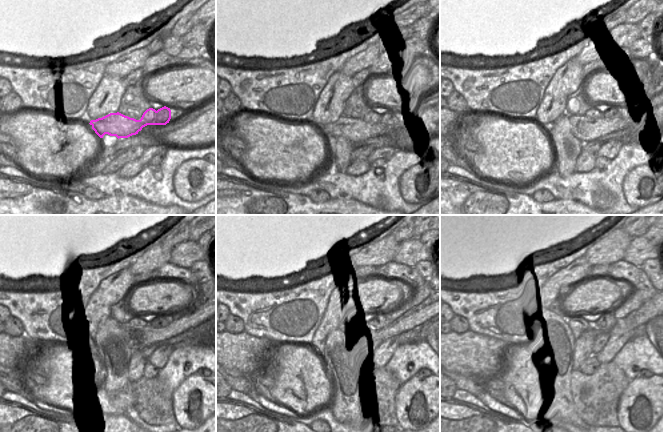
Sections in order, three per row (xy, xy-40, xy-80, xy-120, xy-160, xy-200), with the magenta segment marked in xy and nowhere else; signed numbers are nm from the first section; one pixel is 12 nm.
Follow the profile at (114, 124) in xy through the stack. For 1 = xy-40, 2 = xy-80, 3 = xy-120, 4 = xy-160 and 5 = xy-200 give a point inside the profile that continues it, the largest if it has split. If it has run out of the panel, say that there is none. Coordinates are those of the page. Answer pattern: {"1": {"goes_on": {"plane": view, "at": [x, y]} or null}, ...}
{"1": {"goes_on": {"plane": "xy-40", "at": [357, 130]}}, "2": {"goes_on": {"plane": "xy-80", "at": [594, 125]}}, "3": {"goes_on": {"plane": "xy-120", "at": [137, 333]}}, "4": {"goes_on": {"plane": "xy-160", "at": [358, 329]}}, "5": {"goes_on": {"plane": "xy-200", "at": [638, 318]}}}

